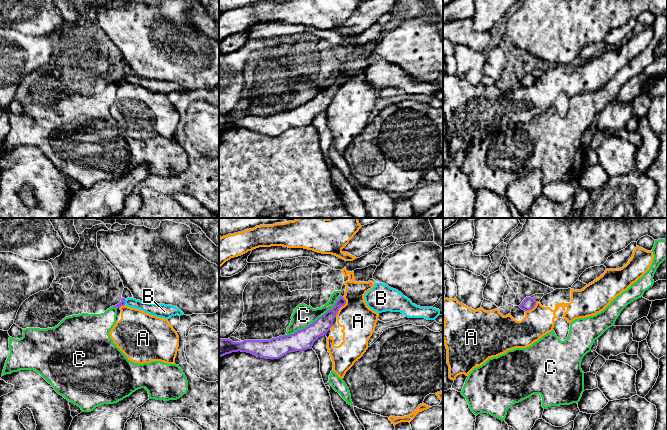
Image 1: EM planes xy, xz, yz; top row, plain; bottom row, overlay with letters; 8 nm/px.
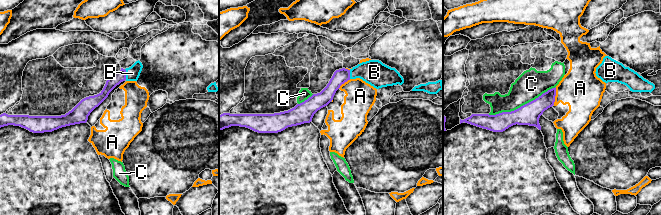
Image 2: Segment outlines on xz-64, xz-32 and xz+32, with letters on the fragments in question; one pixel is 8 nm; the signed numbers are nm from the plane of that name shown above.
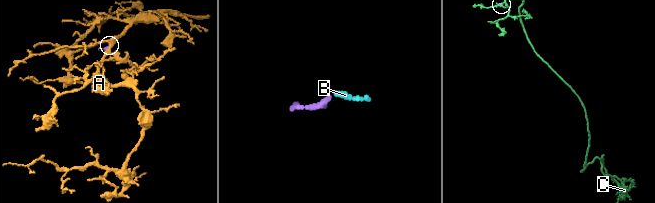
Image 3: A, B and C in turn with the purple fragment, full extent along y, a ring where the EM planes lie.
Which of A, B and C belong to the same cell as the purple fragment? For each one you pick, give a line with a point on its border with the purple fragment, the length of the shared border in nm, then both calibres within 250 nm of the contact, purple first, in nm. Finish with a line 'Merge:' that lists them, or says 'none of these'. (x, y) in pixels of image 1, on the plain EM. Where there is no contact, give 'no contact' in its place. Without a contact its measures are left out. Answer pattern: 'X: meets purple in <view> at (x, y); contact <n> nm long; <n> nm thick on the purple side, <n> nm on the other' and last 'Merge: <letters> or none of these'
B: meets purple in xy at (124, 77); contact 40 nm long; 50 nm thick on the purple side, 100 nm on the other
Merge: B

